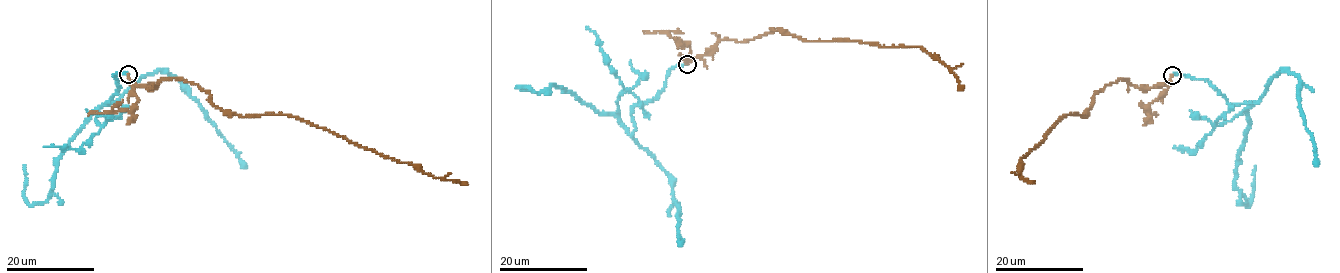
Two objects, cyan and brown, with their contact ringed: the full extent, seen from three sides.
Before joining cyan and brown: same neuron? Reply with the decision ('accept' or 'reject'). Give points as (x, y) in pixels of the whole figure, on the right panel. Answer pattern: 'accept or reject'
accept

